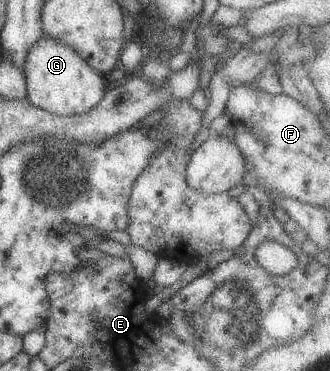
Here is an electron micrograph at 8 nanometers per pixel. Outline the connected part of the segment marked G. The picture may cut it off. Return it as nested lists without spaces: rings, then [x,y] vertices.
[[[41,36],[31,46],[23,68],[28,101],[53,116],[89,112],[104,97],[105,77],[93,70],[83,58],[79,58],[73,48],[49,36]]]

